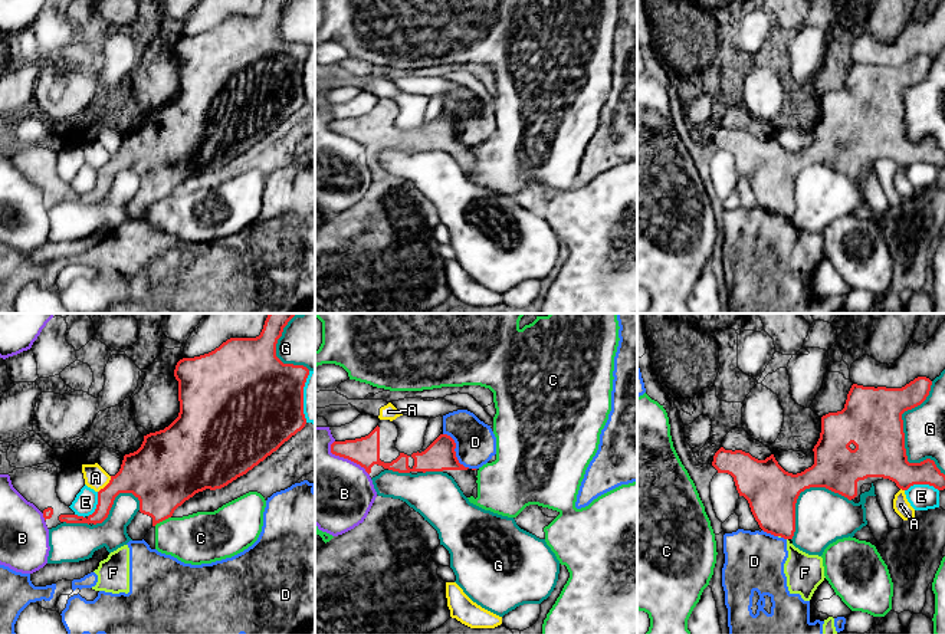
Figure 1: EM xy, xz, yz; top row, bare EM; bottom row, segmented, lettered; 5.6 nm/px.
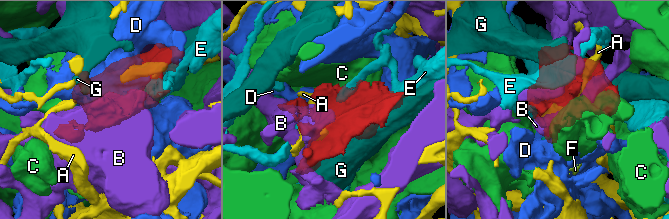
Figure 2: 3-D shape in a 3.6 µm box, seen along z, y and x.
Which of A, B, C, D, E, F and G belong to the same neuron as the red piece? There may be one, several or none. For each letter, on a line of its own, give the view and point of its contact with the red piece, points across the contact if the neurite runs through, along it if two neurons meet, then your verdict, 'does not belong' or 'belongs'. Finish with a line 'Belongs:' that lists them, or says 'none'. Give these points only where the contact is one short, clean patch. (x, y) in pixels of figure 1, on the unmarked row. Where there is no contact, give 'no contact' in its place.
A: contact xy (107, 163); does not belong
B: contact xz (347, 135); does not belong
C: contact xy (161, 199); does not belong
D: contact xz (455, 130); does not belong
E: contact yz (921, 161); does not belong
F: contact yz (780, 213); border yz (778, 213), (781, 214); does not belong
G: contact yz (904, 115); does not belong
Belongs: none

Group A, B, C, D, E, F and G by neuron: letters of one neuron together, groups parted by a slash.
A / B / C / D F / E / G

